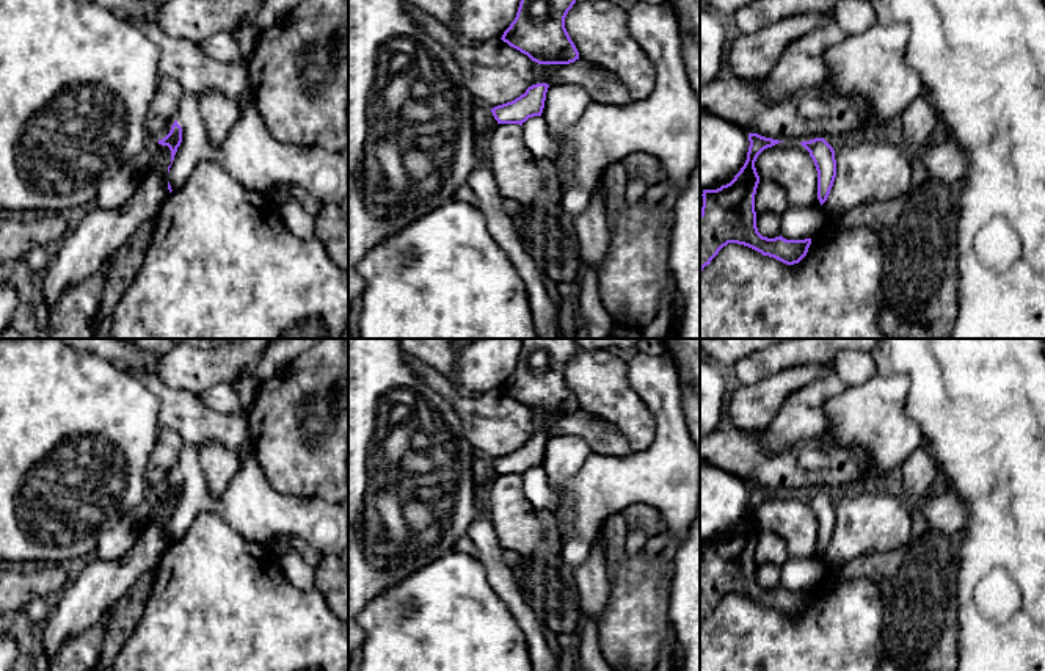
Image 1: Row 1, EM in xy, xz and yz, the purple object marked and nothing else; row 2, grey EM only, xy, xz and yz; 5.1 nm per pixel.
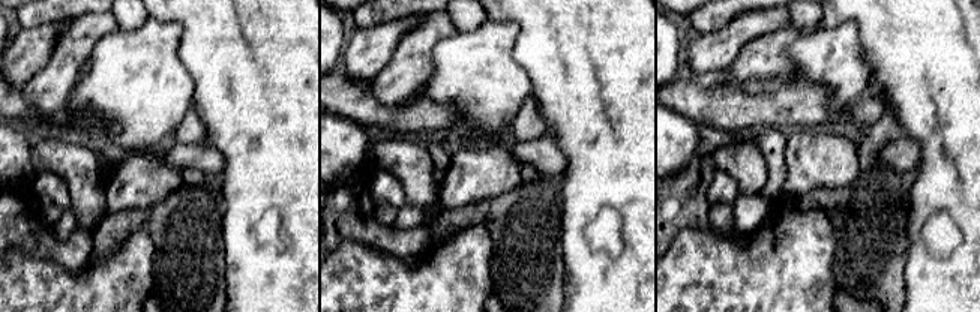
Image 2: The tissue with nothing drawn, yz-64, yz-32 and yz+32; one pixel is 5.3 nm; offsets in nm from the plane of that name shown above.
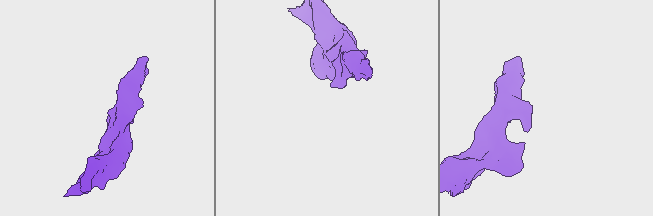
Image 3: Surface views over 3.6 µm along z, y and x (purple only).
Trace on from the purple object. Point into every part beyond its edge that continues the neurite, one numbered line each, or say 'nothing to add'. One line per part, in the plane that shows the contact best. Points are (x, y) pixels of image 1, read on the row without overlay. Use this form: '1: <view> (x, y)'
nothing to add

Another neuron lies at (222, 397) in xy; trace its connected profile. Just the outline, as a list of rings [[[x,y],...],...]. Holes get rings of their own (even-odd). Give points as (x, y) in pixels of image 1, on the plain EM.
[[[232,383],[215,384],[198,395],[202,404],[223,414],[246,415]]]

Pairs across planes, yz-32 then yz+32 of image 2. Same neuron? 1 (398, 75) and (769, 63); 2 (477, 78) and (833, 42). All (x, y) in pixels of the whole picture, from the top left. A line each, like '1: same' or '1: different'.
1: same
2: same

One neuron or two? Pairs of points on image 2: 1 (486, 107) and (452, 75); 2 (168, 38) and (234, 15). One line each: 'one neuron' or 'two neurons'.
1: one neuron
2: two neurons

